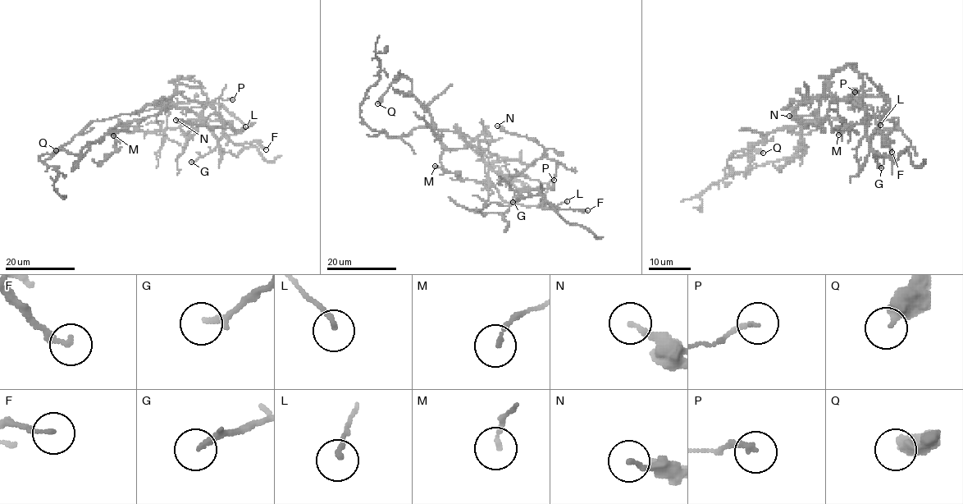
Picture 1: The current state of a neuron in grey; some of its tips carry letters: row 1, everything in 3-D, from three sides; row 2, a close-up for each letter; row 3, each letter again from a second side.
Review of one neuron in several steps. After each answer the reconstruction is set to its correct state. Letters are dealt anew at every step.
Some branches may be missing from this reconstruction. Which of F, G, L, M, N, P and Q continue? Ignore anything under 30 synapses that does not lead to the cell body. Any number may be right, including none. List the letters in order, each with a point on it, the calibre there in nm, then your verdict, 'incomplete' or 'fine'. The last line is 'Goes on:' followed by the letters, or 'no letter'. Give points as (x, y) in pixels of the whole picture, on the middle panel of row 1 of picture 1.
F: (587, 210) | 180 nm | fine
G: (513, 202) | 200 nm | fine
L: (567, 201) | 160 nm | fine
M: (435, 166) | 150 nm | fine
N: (497, 126) | 160 nm | fine
P: (554, 180) | 160 nm | fine
Q: (377, 103) | 400 nm | fine
Goes on: no letter

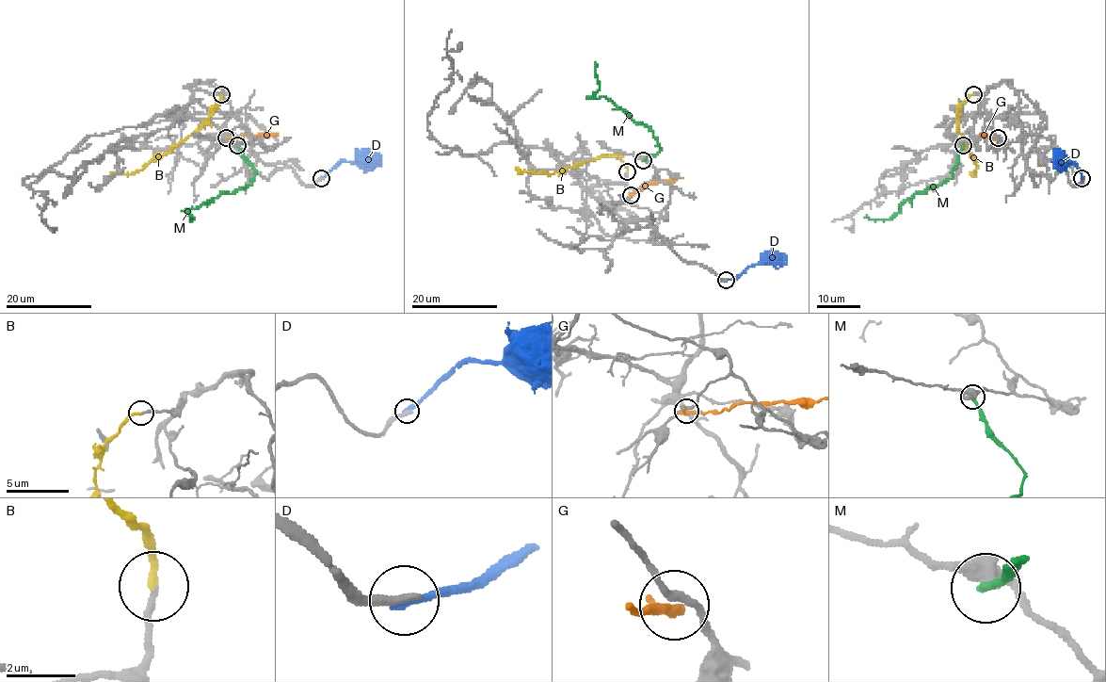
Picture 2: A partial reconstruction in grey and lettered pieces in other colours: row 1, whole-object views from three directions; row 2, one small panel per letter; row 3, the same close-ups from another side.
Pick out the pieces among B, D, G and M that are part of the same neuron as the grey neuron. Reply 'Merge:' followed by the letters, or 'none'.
Merge: B

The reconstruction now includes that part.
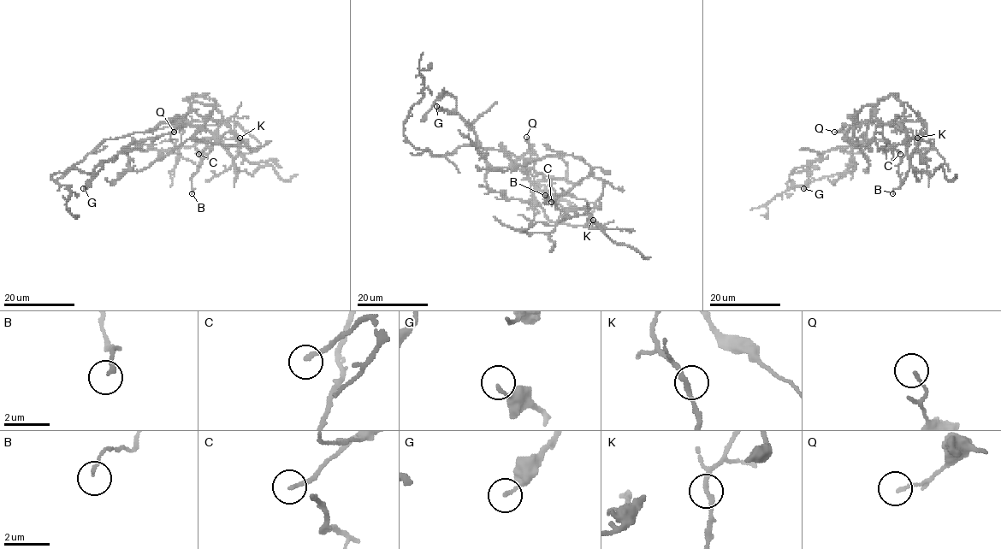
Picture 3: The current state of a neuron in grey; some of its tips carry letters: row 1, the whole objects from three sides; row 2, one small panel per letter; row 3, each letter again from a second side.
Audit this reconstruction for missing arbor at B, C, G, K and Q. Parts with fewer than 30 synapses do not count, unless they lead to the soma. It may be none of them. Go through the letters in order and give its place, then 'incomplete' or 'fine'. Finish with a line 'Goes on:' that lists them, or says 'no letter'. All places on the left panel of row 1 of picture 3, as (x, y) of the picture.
B: place (192, 193); fine
C: place (198, 154); incomplete
G: place (83, 188); fine
K: place (239, 138); fine
Q: place (174, 132); fine
Goes on: C

